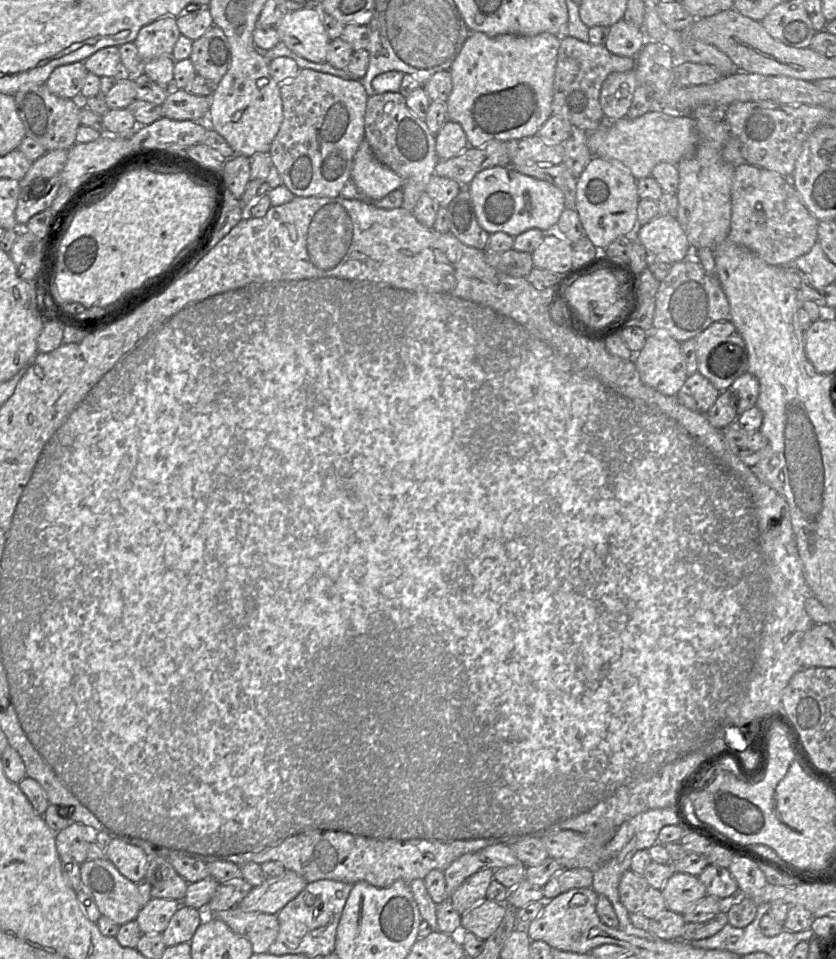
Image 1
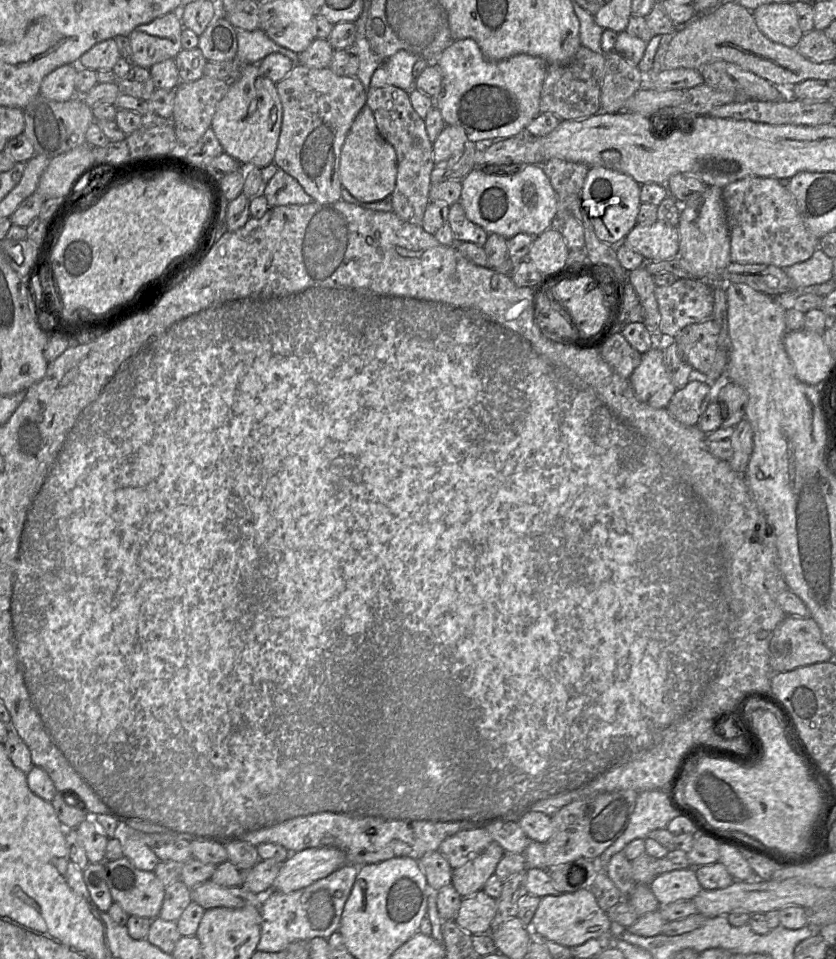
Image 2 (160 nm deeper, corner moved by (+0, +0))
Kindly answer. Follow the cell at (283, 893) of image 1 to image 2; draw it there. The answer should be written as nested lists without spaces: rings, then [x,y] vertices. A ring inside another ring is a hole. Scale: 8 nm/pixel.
[[[309,848],[291,853],[281,864],[271,891],[288,894],[303,889],[347,864],[345,854],[336,848]]]

